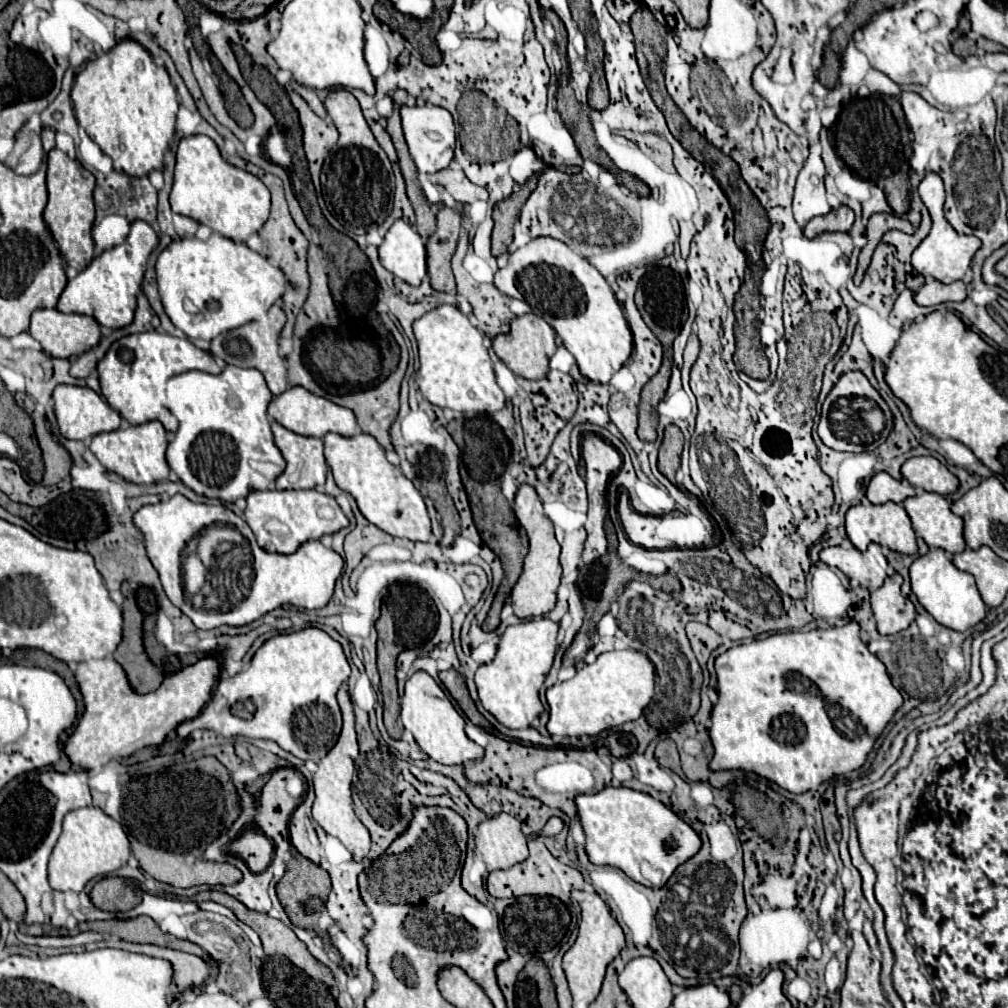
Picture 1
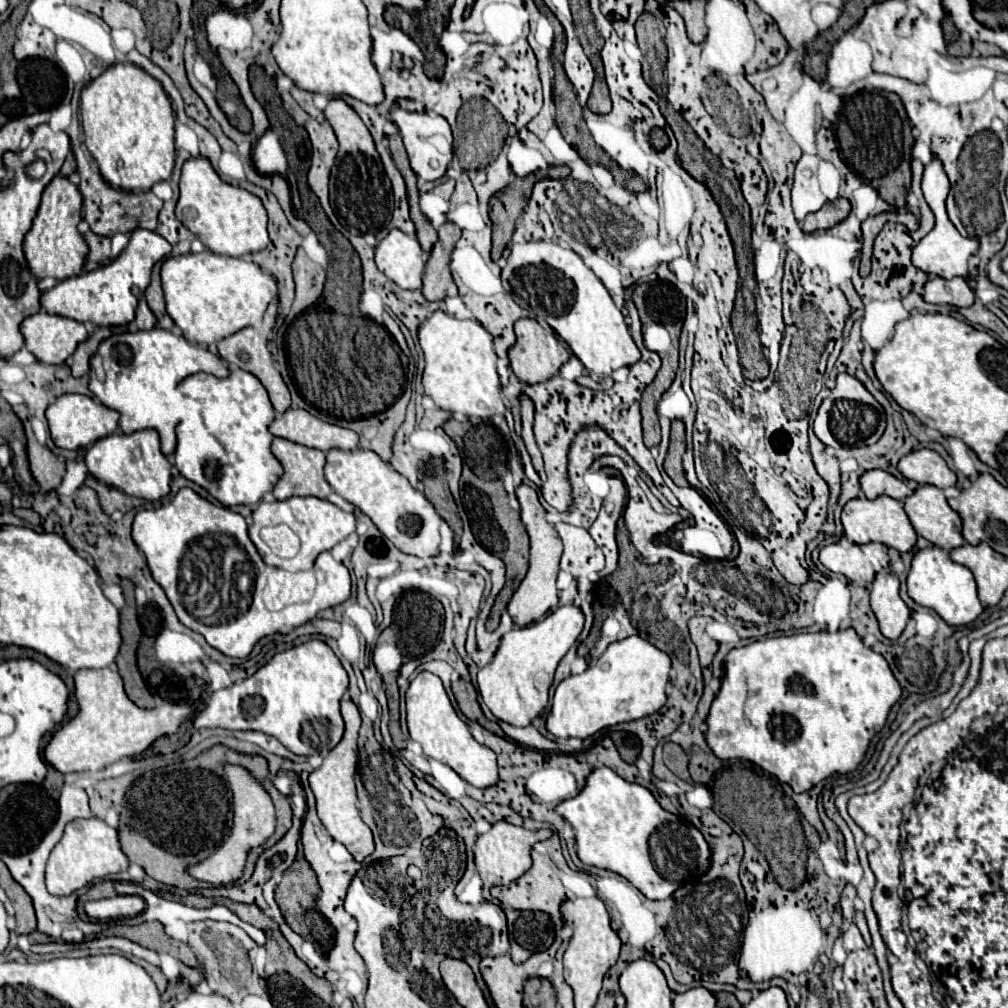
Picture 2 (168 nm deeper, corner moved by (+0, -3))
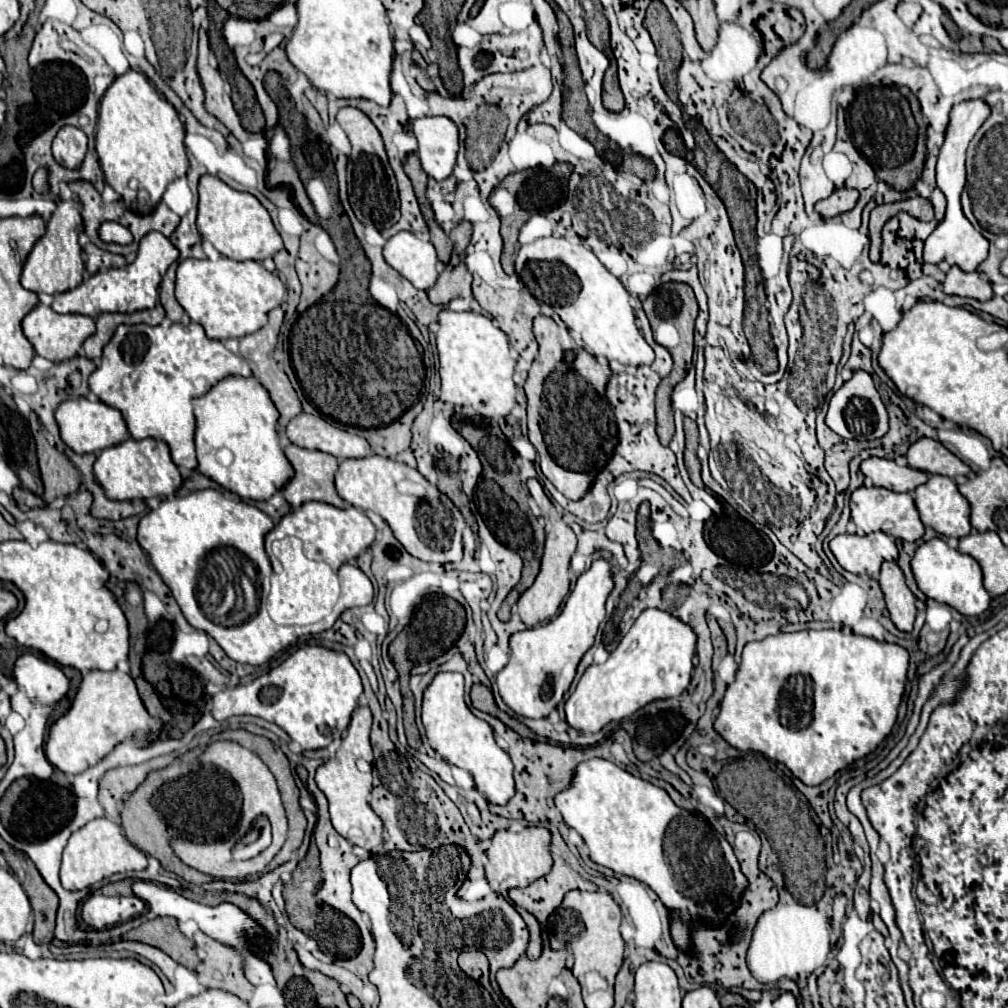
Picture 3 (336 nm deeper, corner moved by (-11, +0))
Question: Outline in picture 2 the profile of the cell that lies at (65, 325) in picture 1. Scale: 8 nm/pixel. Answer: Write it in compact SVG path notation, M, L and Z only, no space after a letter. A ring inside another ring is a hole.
M47 312L33 314L21 322L25 346L37 360L47 364L63 364L73 356L75 348L87 340L87 328L71 318L51 316Z

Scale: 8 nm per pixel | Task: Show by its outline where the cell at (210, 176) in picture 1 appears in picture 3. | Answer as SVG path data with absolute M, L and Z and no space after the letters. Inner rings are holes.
M204 175L200 179L198 193L198 233L202 235L202 239L210 241L224 257L234 261L264 261L266 257L274 257L282 249L282 237L278 235L268 211L254 195L234 191L212 175Z

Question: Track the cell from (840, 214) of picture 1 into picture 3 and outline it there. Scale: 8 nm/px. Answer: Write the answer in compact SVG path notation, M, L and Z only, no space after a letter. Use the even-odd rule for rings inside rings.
M834 189L834 193L822 201L818 201L816 205L816 211L822 215L822 217L836 217L840 213L846 213L850 209L854 209L858 201L858 191L856 189Z

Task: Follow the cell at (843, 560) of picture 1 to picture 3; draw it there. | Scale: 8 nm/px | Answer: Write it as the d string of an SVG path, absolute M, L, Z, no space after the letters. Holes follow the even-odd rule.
M882 531L870 535L838 535L830 541L830 549L838 563L856 575L878 577L880 563L883 561L896 561L898 549L896 539Z

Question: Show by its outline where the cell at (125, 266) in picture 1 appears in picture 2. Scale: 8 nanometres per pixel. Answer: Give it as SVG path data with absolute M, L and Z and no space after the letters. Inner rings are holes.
M135 228L127 248L115 260L97 270L61 280L55 288L43 292L41 306L49 314L73 318L77 322L91 322L95 326L125 326L135 318L137 300L139 294L143 294L143 290L149 286L153 264L169 256L169 252L171 244L163 236L153 230Z

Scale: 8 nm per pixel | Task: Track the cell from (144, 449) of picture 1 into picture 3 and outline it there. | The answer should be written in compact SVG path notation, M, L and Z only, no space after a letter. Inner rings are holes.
M128 439L120 445L100 451L94 463L96 479L100 481L108 499L114 501L132 501L132 499L150 499L150 497L168 497L182 487L182 477L178 467L170 457L170 449L164 441L156 439Z

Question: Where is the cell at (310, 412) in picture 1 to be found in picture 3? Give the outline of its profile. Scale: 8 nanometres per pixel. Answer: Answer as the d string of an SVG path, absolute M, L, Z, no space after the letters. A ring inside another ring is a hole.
M298 415L286 427L286 437L304 449L316 449L334 455L336 459L360 459L370 455L368 441L349 433L324 417Z

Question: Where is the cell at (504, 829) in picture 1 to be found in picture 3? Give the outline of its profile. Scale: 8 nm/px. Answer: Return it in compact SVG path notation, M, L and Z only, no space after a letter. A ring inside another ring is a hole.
M526 827L518 833L496 831L486 855L488 855L486 879L496 893L502 893L506 897L508 889L526 887L526 885L534 883L536 879L544 877L546 873L550 873L550 869L552 869L550 831L544 827Z

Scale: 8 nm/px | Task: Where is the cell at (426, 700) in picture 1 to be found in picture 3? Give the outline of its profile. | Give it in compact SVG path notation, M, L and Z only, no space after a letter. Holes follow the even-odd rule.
M438 673L432 685L424 693L422 701L422 723L432 749L442 755L448 763L470 771L476 789L486 795L488 803L506 805L514 797L512 761L494 741L494 731L484 719L478 719L464 701L464 677L462 673Z

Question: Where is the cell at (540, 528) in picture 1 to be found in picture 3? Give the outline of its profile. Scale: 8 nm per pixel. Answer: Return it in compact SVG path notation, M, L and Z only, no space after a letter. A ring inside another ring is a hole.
M528 479L528 485L536 485L532 497L538 501L538 507L542 509L542 515L546 519L546 545L544 545L544 557L542 557L542 565L540 565L540 573L534 581L534 585L530 589L526 589L520 599L518 599L518 613L520 619L526 625L538 625L540 621L546 621L550 617L554 617L564 601L564 597L570 591L570 575L568 575L568 565L570 559L576 551L576 535L574 531L562 521L562 515L556 511L556 507L552 505L552 501L546 497L542 485L536 479Z

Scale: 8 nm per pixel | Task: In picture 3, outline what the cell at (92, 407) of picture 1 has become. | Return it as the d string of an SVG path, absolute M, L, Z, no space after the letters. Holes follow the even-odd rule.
M68 399L56 409L56 423L60 427L62 441L74 451L74 453L96 453L106 447L114 447L128 437L128 429L124 423L124 417L118 409L104 405L98 399Z

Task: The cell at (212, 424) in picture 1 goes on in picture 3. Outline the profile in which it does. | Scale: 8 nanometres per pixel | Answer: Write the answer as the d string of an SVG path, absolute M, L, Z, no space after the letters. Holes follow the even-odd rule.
M228 377L216 383L204 397L194 399L194 413L198 471L208 479L242 499L266 501L294 477L276 431L278 409L254 377Z

